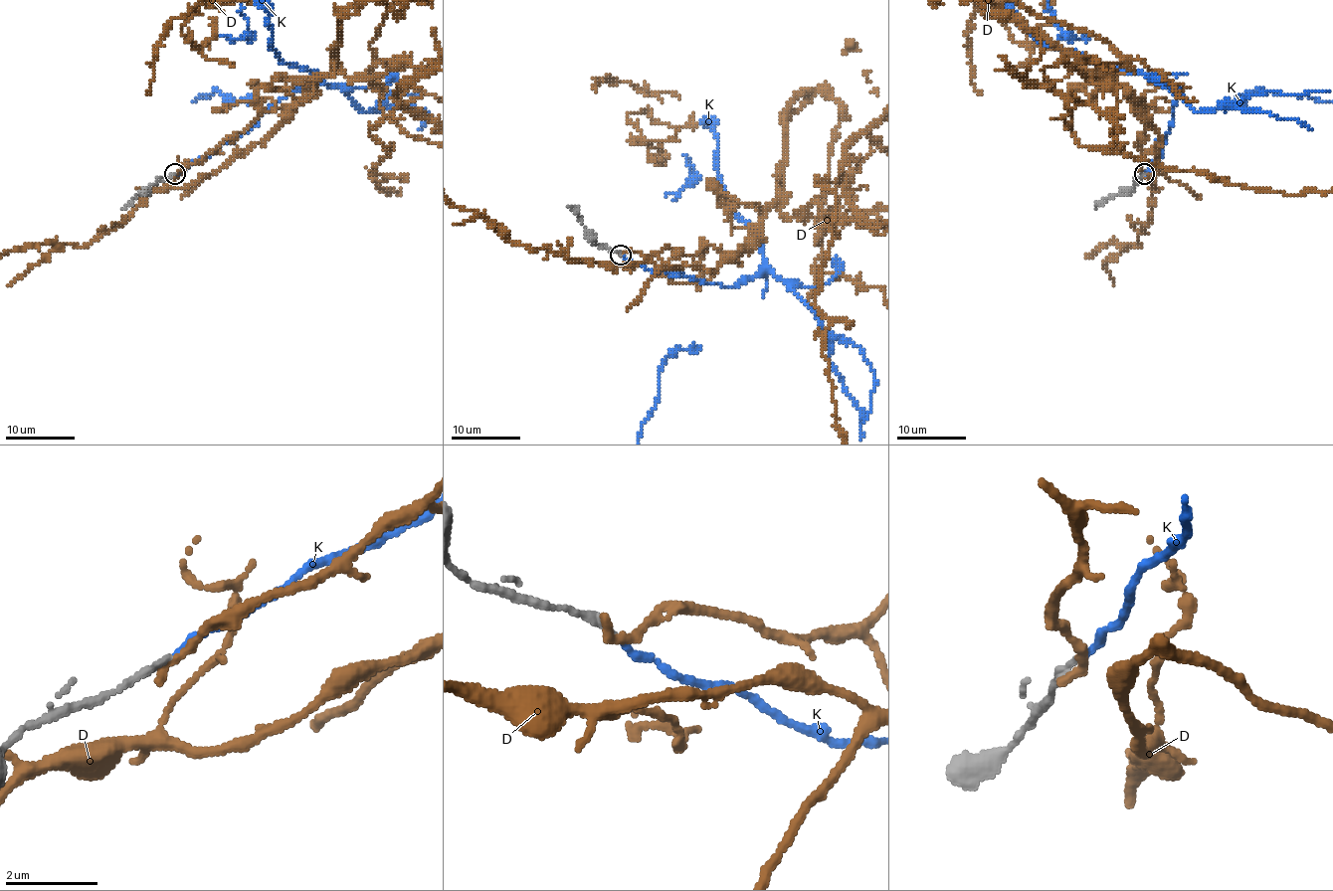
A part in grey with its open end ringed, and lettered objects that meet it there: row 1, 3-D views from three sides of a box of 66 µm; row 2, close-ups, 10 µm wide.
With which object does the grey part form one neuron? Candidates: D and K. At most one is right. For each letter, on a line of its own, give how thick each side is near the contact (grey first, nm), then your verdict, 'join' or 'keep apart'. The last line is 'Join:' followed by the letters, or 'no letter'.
D: 160 nm thick on the grey side, 200 nm on the other; keep apart
K: 160 nm thick on the grey side, 160 nm on the other; join
Join: K

